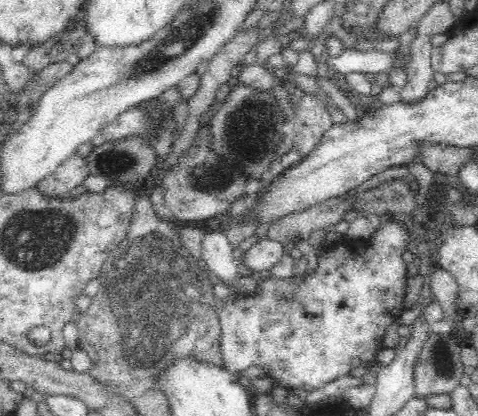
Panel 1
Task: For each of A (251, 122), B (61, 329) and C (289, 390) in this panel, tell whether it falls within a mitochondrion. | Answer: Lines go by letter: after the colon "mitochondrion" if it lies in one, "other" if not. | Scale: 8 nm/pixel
A: mitochondrion
B: other
C: other

